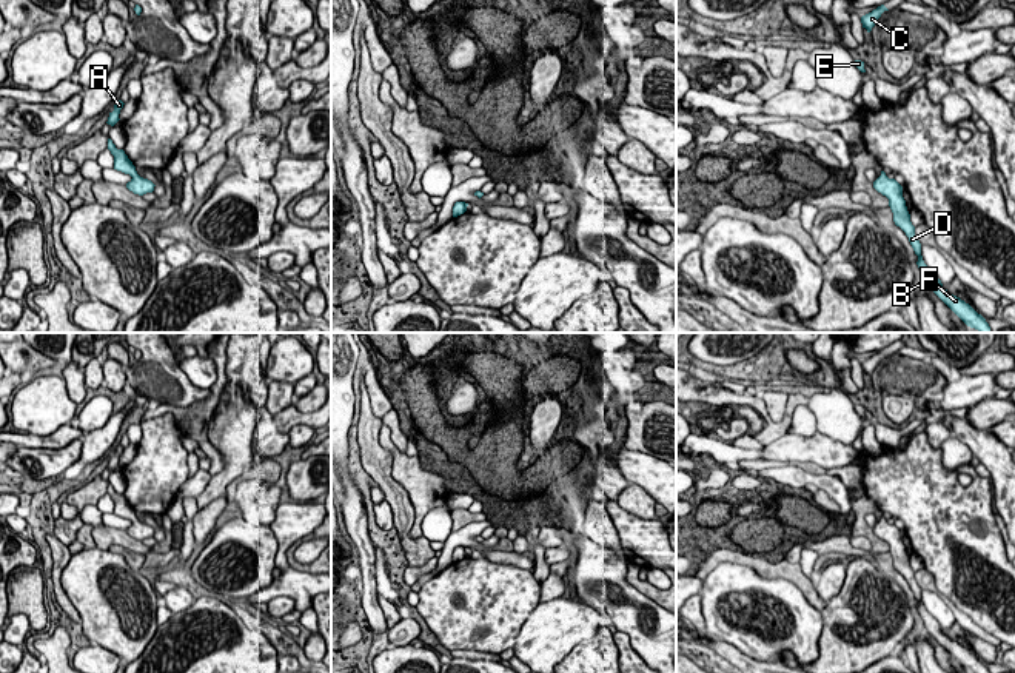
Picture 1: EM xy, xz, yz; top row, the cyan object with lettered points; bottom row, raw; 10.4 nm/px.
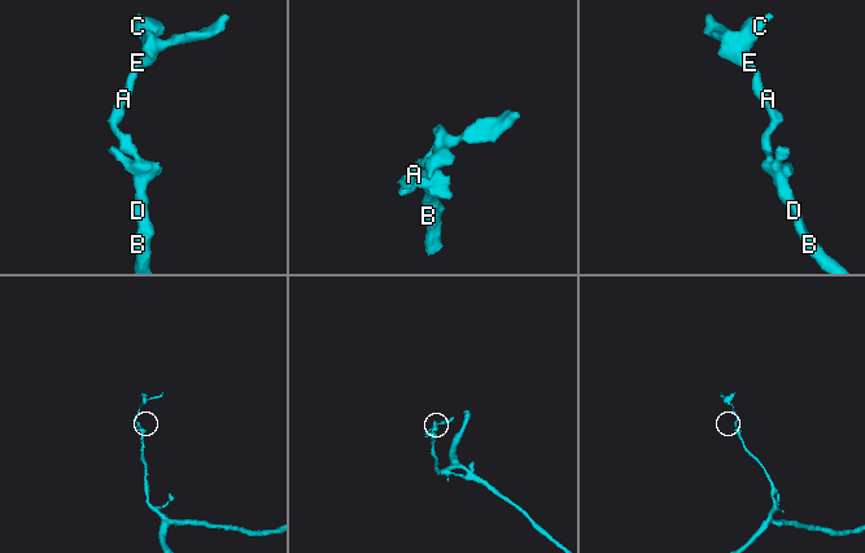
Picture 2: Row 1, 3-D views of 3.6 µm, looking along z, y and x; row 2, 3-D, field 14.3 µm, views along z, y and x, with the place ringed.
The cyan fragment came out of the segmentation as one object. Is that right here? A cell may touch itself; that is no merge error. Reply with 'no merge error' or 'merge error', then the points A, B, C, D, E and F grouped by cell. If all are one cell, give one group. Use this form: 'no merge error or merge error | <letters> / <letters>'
no merge error | A B C D E F

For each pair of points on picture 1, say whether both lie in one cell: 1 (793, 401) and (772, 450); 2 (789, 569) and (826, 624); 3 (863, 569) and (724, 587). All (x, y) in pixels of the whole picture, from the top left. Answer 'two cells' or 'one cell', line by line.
1: two cells
2: two cells
3: one cell

